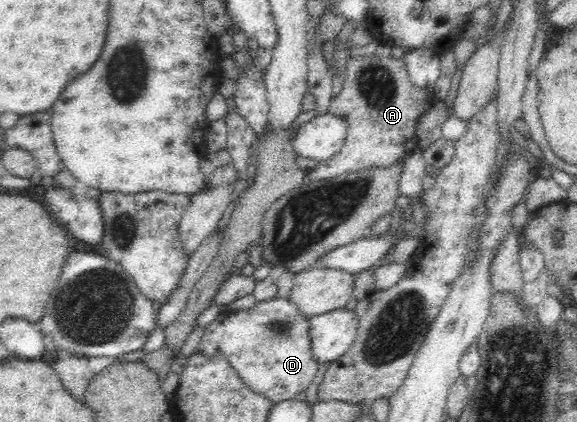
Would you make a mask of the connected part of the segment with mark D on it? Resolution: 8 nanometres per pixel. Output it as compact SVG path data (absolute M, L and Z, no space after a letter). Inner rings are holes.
M289 299L257 301L251 310L222 313L204 327L196 352L225 358L249 390L274 405L306 392L317 378L319 361L313 357L309 328L309 318Z

